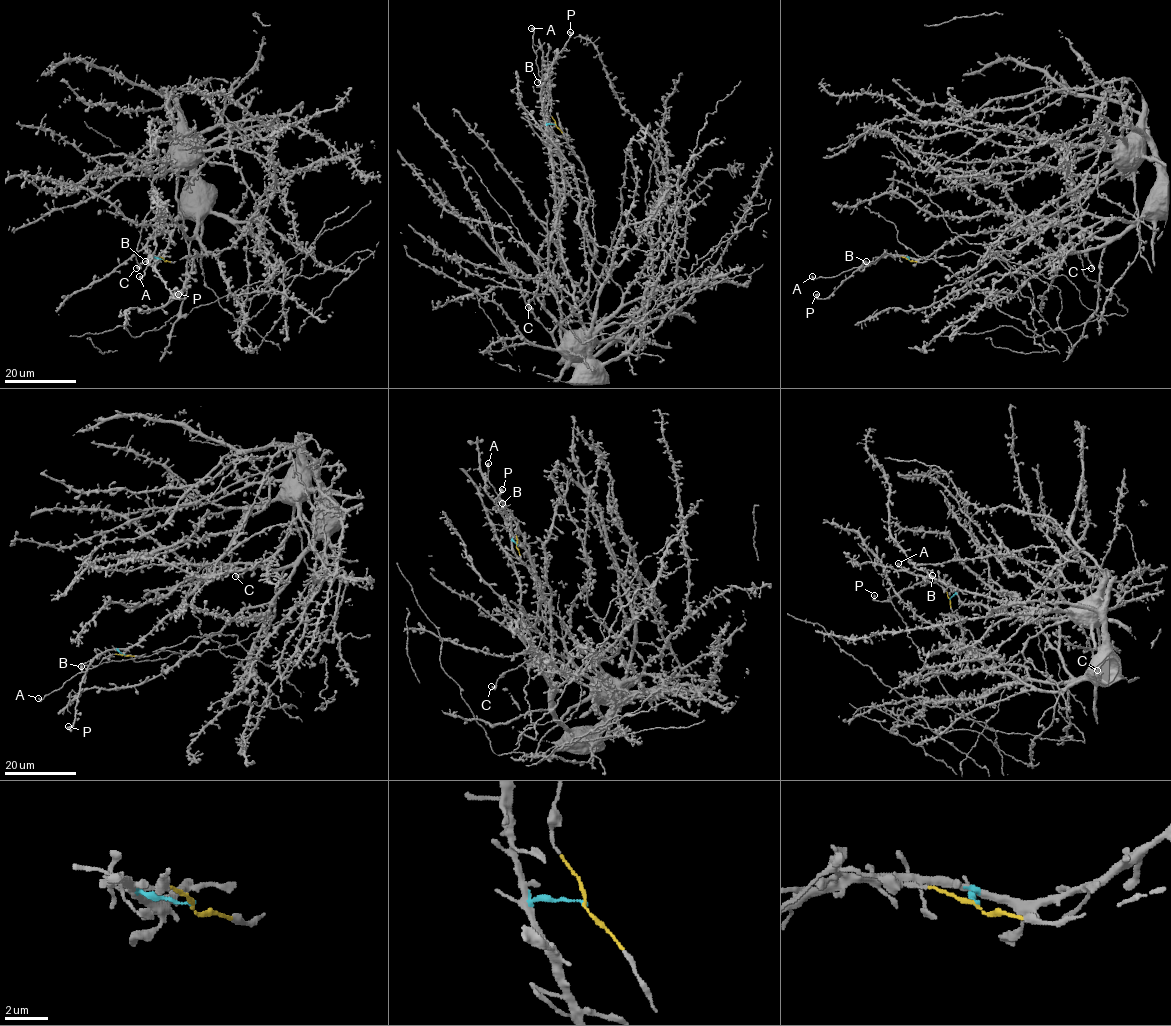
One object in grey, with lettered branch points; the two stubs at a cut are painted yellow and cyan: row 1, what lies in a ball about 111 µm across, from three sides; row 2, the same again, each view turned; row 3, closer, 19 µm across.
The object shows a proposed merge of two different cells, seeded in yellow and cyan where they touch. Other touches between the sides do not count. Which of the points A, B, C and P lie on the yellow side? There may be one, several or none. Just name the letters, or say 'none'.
A, B

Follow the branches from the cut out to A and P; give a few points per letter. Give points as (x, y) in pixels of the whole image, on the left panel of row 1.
A: (163, 259), (159, 254), (159, 258), (146, 267), (142, 278), (140, 275)
P: (163, 259), (152, 256), (149, 259), (165, 287), (178, 299), (178, 294)

